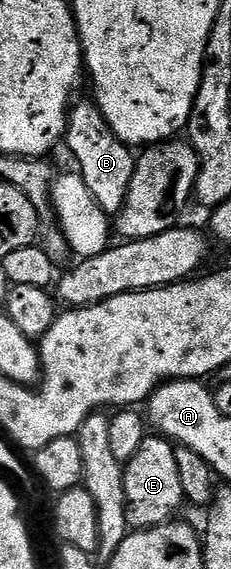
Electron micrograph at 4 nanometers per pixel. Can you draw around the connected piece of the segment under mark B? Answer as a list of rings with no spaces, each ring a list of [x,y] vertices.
[[[94,101],[78,102],[70,107],[67,115],[65,146],[75,153],[75,162],[79,165],[77,173],[90,188],[100,208],[108,216],[118,215],[123,209],[129,184],[133,180],[136,155],[132,147],[126,146],[113,132],[113,128],[109,128],[105,116]]]

